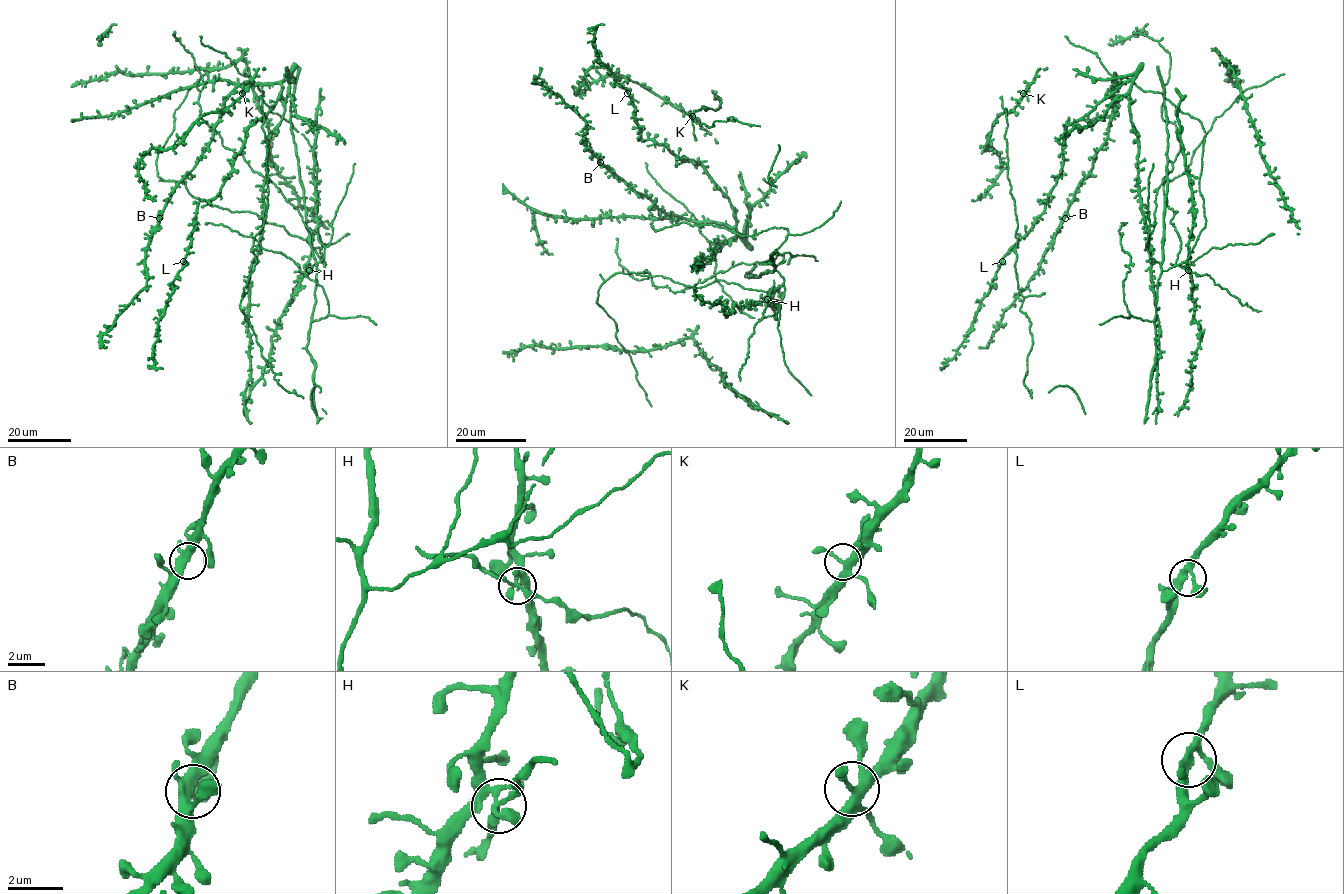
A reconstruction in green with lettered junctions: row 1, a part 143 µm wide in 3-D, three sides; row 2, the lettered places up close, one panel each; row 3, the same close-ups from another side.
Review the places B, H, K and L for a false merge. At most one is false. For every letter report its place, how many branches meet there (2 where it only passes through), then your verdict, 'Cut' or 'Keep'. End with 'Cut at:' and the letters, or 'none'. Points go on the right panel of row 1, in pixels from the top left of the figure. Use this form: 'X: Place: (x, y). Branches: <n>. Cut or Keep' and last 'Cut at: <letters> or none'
B: Place: (1065, 218). Branches: 4. Keep
H: Place: (1188, 270). Branches: 4. Cut
K: Place: (1023, 93). Branches: 4. Keep
L: Place: (1002, 261). Branches: 4. Keep
Cut at: H

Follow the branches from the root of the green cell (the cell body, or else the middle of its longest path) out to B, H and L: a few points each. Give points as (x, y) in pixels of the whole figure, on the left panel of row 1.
B: (312, 147), (291, 123), (270, 111), (263, 92), (250, 79), (225, 101), (208, 147), (175, 189), (159, 218)
H: (312, 147), (317, 165), (317, 177), (313, 175), (317, 228), (312, 239), (309, 270)
L: (312, 147), (270, 111), (250, 79), (279, 83), (281, 93), (248, 128), (219, 193), (199, 201), (183, 261)

